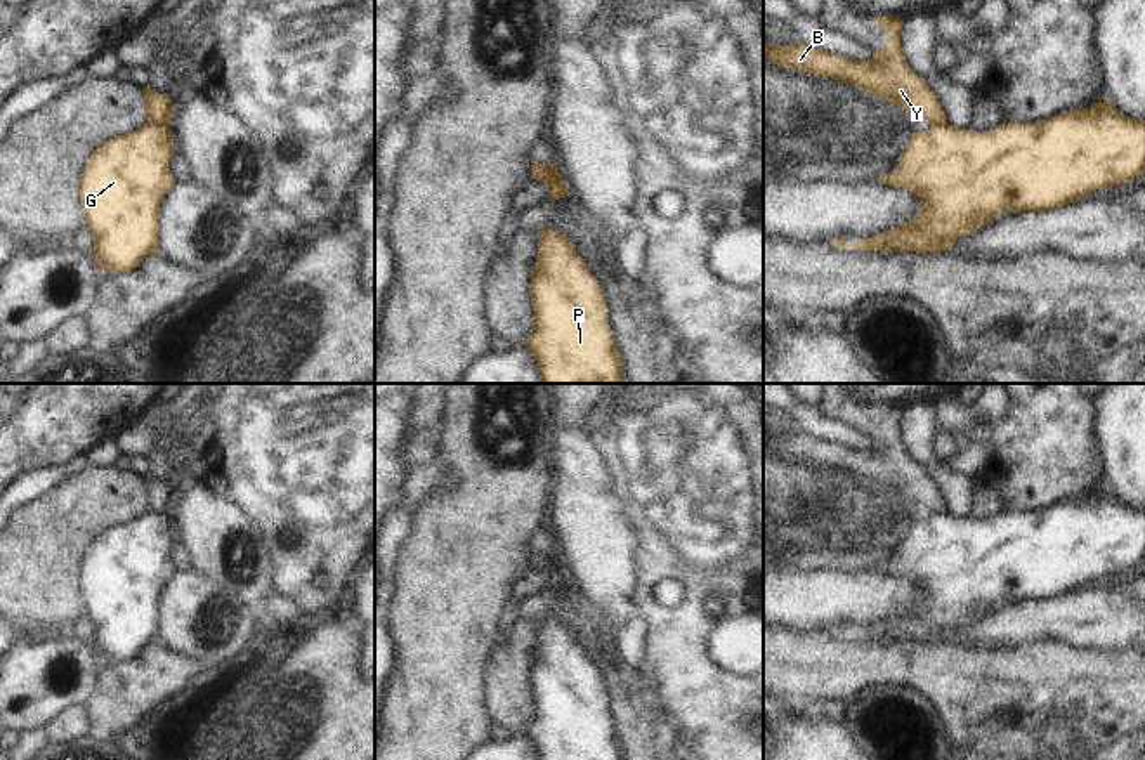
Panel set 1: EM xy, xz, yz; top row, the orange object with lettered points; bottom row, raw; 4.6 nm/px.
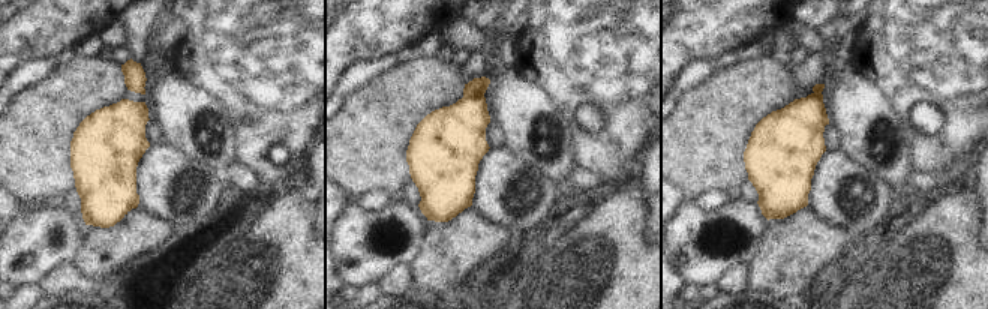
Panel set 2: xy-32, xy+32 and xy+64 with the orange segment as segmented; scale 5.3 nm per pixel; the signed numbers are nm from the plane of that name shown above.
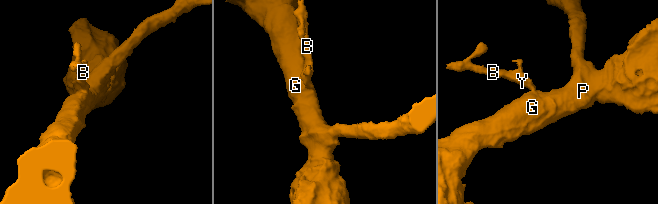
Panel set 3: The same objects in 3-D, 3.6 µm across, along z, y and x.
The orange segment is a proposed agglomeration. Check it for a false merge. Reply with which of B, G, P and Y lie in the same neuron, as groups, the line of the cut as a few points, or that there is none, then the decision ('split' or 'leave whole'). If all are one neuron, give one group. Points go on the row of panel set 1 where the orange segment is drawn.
groups B Y / G P; cut xy (148, 122), (167, 125); split

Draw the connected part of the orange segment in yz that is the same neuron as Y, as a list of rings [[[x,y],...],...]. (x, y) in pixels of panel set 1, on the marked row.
[[[895,16],[869,17],[871,24],[881,24],[888,33],[888,45],[873,52],[867,61],[854,61],[845,56],[819,50],[812,45],[774,45],[763,42],[763,59],[782,68],[795,68],[800,75],[812,71],[815,76],[831,76],[852,83],[859,90],[876,94],[888,102],[925,116],[932,125],[947,123],[947,116],[928,83],[904,61],[900,29],[904,19]]]

